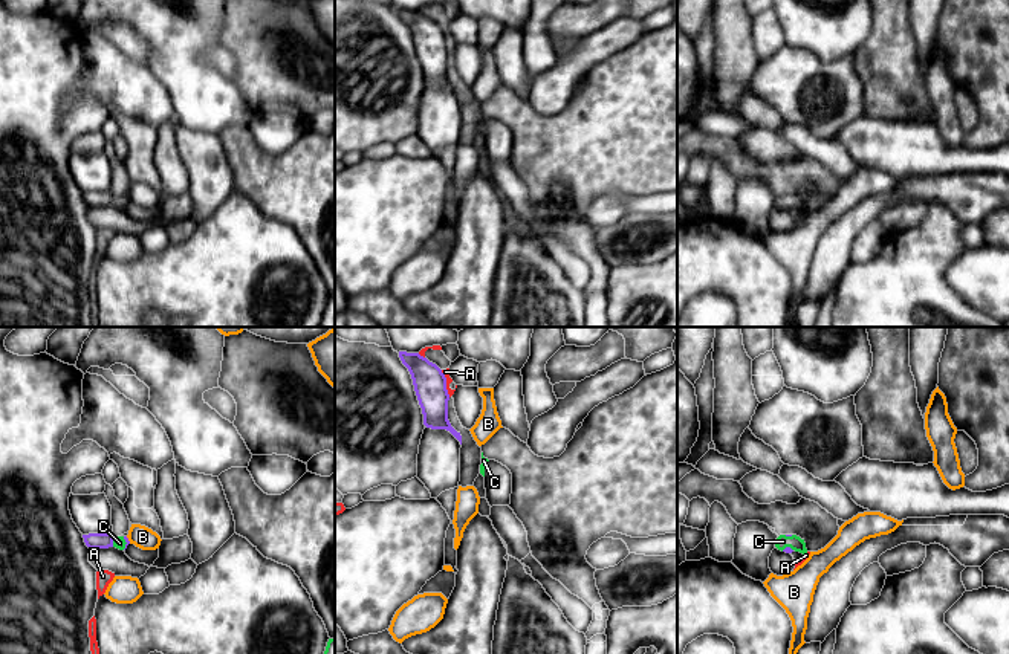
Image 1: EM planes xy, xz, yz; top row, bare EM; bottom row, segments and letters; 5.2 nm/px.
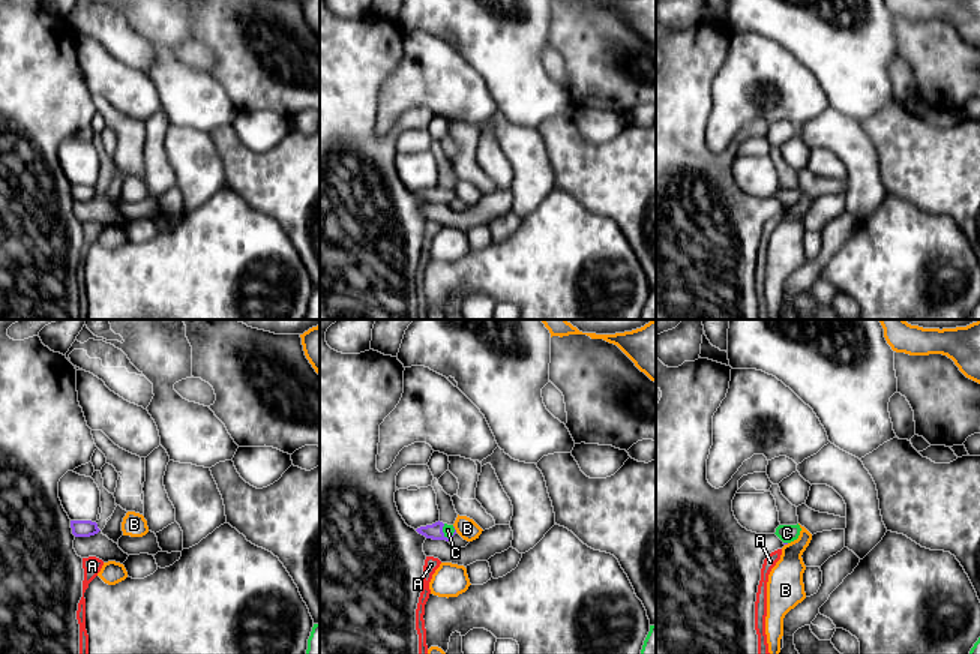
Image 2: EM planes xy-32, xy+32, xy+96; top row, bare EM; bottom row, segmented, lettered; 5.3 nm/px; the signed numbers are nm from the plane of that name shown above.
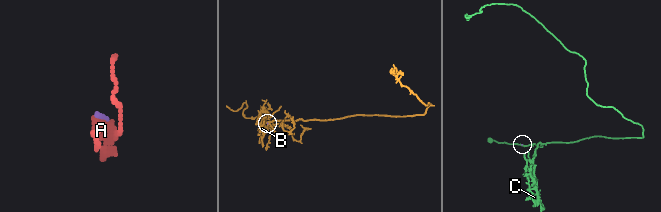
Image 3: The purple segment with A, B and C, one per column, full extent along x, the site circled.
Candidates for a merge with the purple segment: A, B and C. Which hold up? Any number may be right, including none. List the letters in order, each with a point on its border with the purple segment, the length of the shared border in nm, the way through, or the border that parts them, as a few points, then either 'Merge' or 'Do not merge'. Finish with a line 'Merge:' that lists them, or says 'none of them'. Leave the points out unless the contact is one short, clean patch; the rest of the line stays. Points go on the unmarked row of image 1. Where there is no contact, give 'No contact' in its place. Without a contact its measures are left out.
A: Touches purple at xz (445, 42). Shared border 150 nm. Boundary: xz (441, 28), (450, 54). Do not merge
B: Touches purple at xy (127, 197). Shared border 50 nm. Boundary: xy (126, 194), (130, 200). Do not merge
C: Touches purple at xy (126, 199). Shared border 70 nm. Path across: xy (126, 196), (126, 199), (120, 200). Merge
Merge: C

